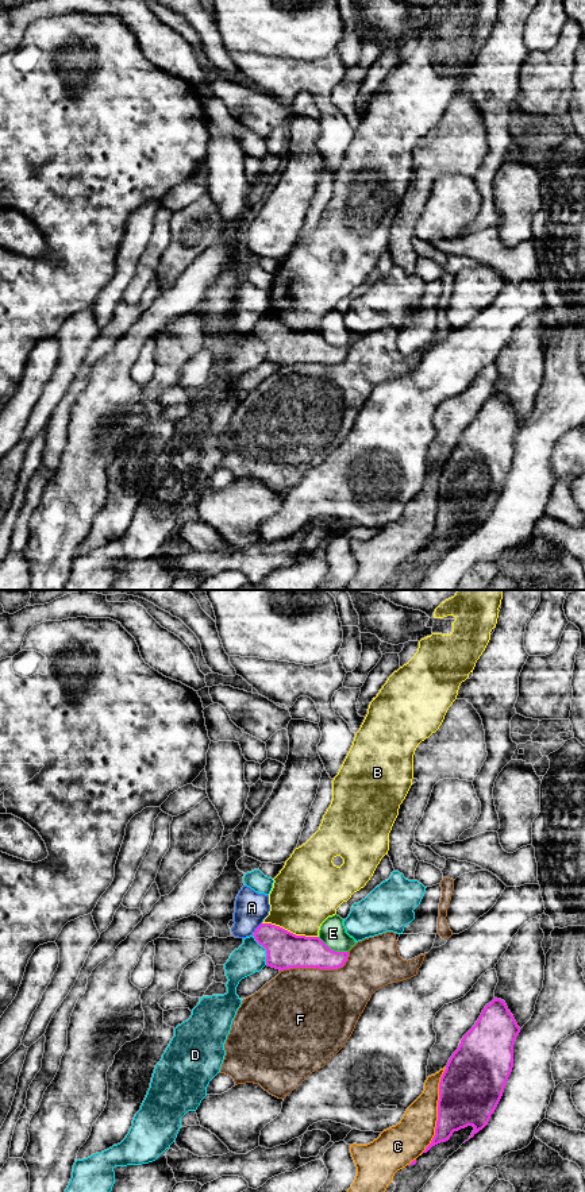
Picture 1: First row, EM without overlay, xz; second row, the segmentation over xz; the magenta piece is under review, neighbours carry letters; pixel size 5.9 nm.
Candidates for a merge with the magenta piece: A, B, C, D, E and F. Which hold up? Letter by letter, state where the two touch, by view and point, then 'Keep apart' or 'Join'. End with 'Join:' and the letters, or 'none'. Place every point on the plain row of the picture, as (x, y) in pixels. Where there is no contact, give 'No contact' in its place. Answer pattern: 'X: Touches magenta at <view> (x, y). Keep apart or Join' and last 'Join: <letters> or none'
A: Touches magenta at xz (257, 323). Keep apart
B: Touches magenta at xz (289, 327). Keep apart
C: Touches magenta at xz (438, 505). Keep apart
D: Touches magenta at xz (265, 343). Keep apart
E: Touches magenta at xz (331, 344). Keep apart
F: Touches magenta at xz (318, 362). Keep apart
Join: none

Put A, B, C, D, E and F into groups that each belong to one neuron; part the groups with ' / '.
A / B F / C / D / E

